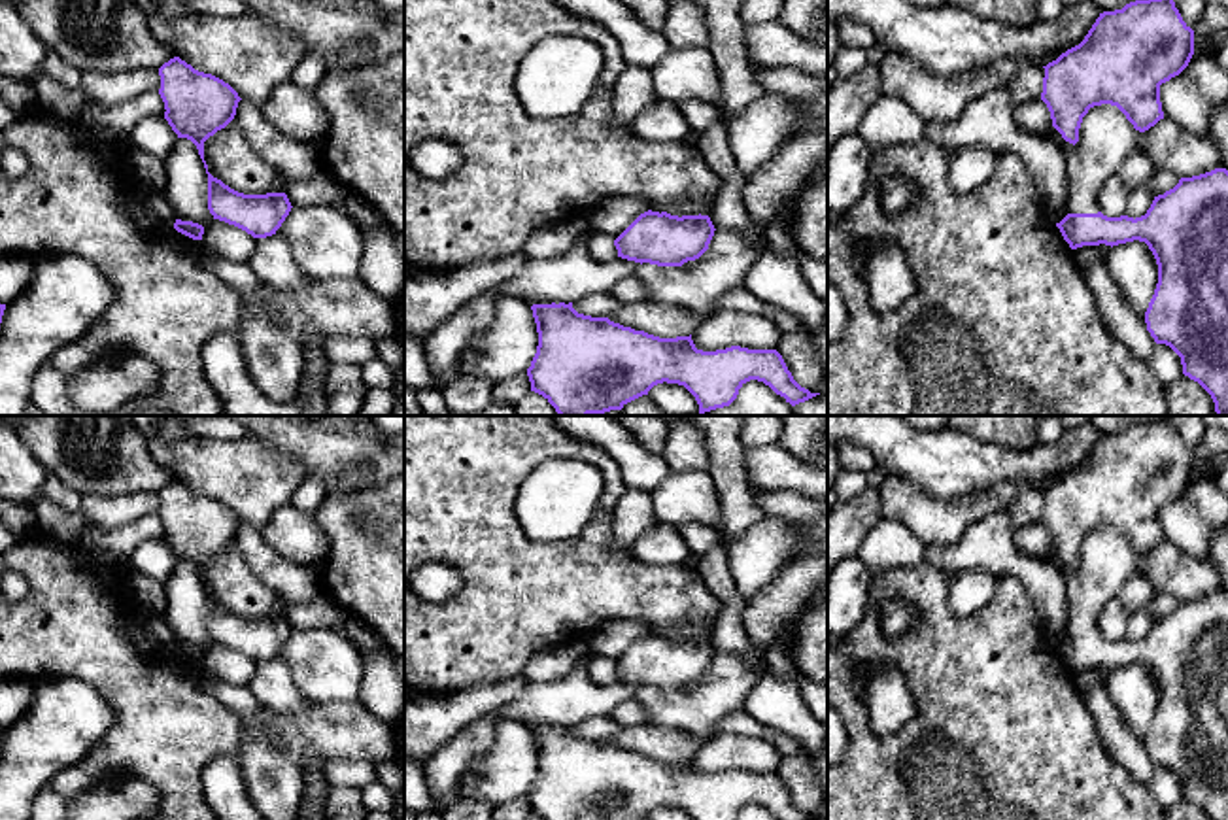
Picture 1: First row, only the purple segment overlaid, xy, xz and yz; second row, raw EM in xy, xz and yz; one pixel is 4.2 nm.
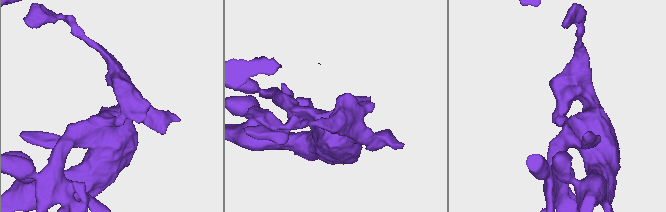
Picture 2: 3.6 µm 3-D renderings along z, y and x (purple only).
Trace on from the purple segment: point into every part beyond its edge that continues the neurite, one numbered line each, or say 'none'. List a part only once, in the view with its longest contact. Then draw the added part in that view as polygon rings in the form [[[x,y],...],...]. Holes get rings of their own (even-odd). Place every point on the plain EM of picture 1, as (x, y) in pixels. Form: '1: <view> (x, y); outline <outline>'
1: yz (1106, 560); outline [[[1101,527],[1083,540],[1075,569],[1066,565],[1054,550],[1037,557],[1058,565],[1066,576],[1067,637],[1098,637],[1098,616],[1135,572],[1139,554],[1117,529]]]

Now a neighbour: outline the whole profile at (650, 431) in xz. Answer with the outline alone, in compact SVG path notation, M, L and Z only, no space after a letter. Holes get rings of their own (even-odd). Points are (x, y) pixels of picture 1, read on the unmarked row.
M616 416L633 433L642 448L663 453L667 444L667 425L657 416Z

